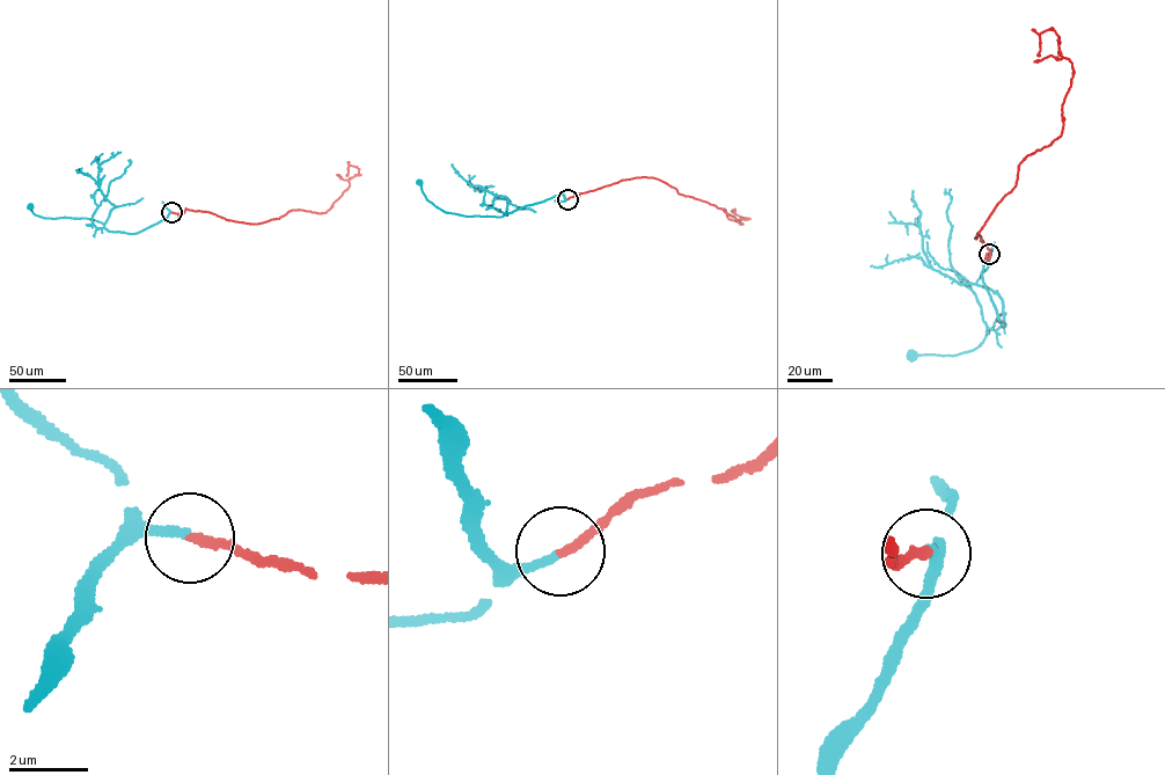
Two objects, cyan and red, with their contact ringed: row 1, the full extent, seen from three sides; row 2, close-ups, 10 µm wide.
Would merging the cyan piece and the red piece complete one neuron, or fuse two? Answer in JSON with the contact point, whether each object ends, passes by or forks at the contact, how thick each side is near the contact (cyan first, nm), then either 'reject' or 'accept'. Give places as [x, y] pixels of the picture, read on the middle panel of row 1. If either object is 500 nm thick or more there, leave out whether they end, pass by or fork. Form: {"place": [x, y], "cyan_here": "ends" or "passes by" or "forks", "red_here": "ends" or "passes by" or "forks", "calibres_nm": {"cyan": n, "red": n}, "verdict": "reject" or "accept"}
{"place": [568, 199], "cyan_here": "ends", "red_here": "ends", "calibres_nm": {"cyan": 200, "red": 240}, "verdict": "accept"}

